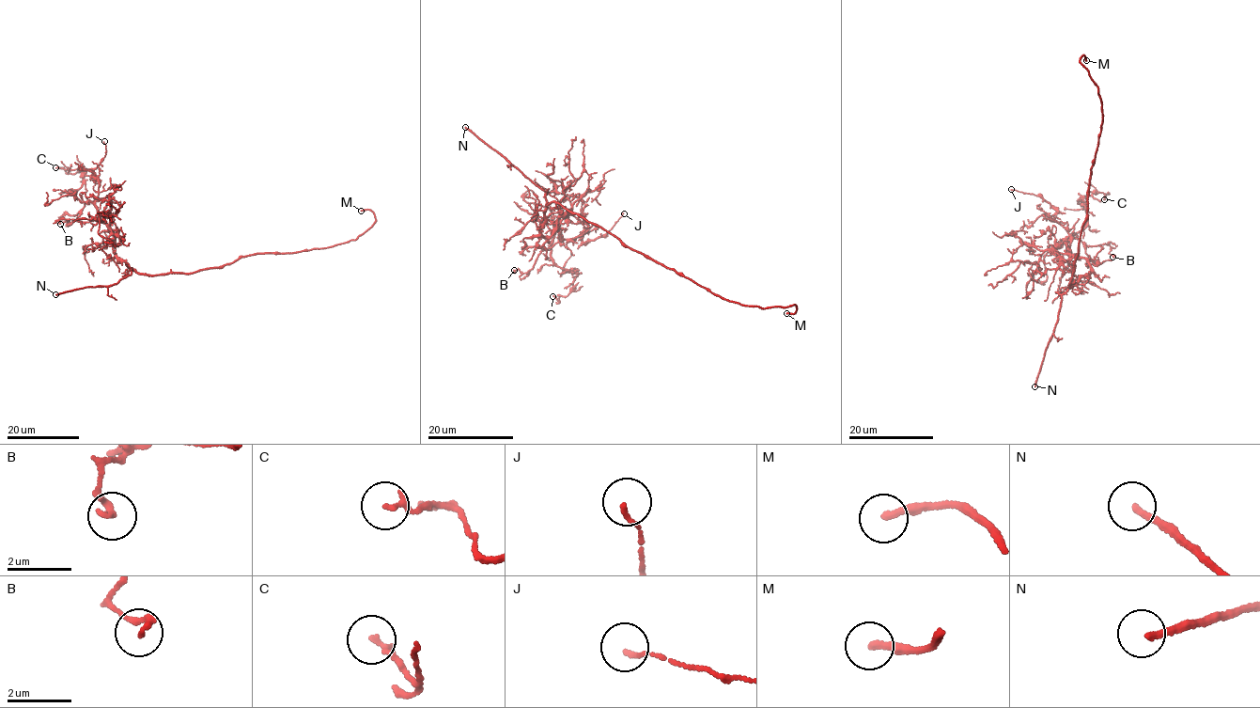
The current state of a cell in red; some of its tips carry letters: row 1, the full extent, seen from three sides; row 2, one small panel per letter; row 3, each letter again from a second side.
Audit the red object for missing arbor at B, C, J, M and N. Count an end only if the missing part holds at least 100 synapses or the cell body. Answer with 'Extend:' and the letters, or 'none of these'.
Extend: M, N

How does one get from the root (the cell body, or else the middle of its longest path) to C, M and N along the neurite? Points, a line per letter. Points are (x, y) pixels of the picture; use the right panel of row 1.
C: (1072, 275), (1071, 288), (1089, 262), (1067, 252), (1070, 236), (1057, 243), (1086, 224), (1081, 197), (1104, 199)
M: (1072, 275), (1102, 118), (1097, 89), (1081, 65), (1080, 57), (1083, 55), (1086, 60)
N: (1072, 275), (1071, 288), (1062, 294), (1056, 324), (1046, 348), (1034, 386)

